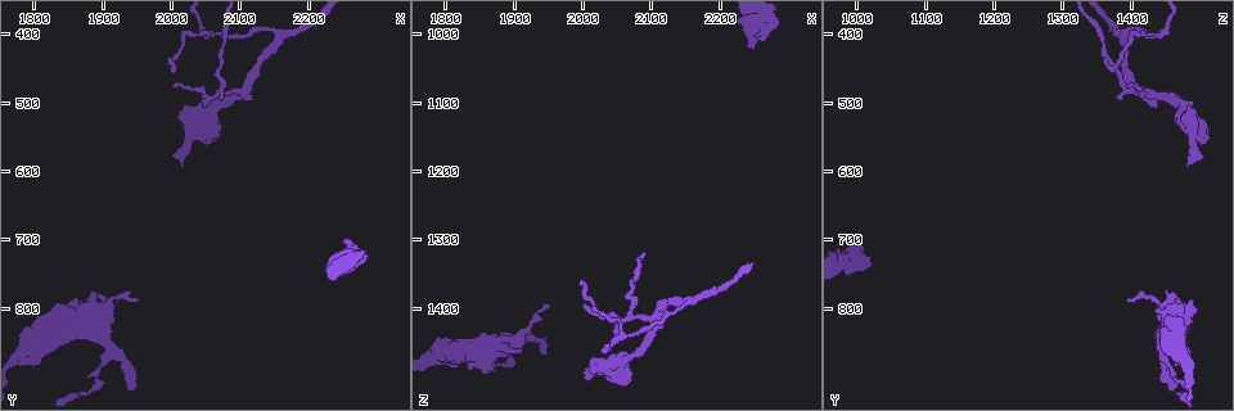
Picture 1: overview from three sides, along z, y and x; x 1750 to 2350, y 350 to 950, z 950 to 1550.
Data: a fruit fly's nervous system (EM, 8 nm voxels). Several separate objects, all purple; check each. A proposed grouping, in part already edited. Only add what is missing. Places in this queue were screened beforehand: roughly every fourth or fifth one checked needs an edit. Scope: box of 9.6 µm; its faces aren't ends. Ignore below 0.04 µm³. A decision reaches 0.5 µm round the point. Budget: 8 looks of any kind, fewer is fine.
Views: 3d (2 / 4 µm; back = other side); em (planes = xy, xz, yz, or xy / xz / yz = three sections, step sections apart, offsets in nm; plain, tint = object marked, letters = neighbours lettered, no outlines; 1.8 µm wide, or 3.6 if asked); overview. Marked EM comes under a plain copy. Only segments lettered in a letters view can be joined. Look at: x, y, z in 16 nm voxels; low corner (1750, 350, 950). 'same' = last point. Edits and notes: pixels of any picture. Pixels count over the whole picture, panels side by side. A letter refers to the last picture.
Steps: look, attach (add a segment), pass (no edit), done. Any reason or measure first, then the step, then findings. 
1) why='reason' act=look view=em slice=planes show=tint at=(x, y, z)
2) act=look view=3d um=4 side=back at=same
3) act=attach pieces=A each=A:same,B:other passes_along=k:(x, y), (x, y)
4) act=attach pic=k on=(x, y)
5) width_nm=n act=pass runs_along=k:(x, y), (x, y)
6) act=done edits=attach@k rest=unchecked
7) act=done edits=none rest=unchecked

why='branch stops here' act=look view=em slice=planes show=letters at=(2240, 725, 1020)

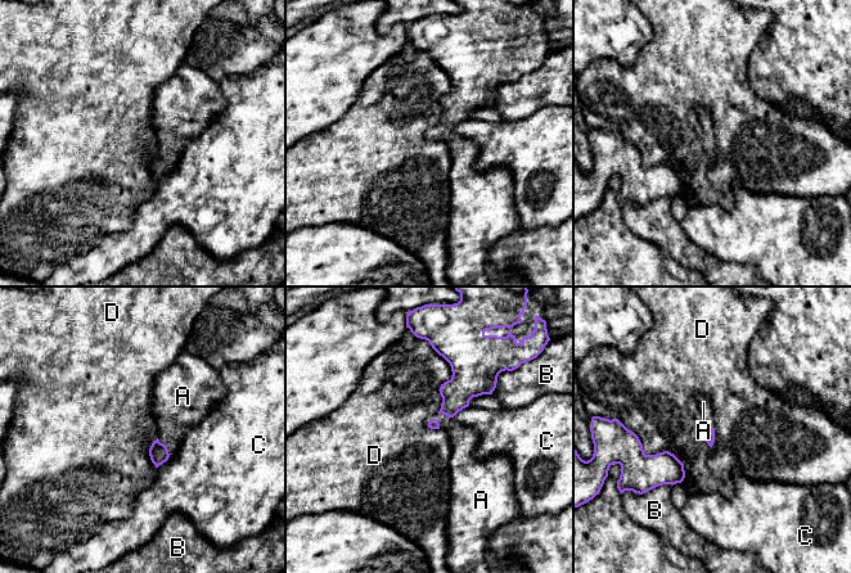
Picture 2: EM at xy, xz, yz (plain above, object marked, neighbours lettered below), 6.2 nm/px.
act=attach pieces=A each=A:same,B:other,C:other,D:other passes_along=2:(158, 452), (166, 447), (175, 409) found='it goes on there'

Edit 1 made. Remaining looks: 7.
why='three arms meet' act=look view=3d um=2 at=(2105, 485, 1415)

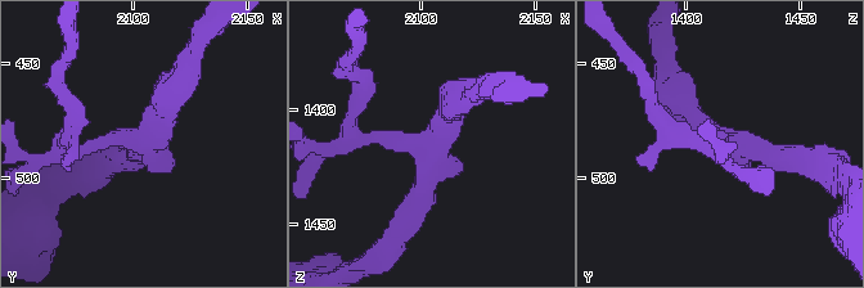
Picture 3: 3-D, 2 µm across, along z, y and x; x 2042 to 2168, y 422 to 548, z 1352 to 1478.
arms=3 act=look view=em slice=planes show=letters at=(2106, 483, 1417)

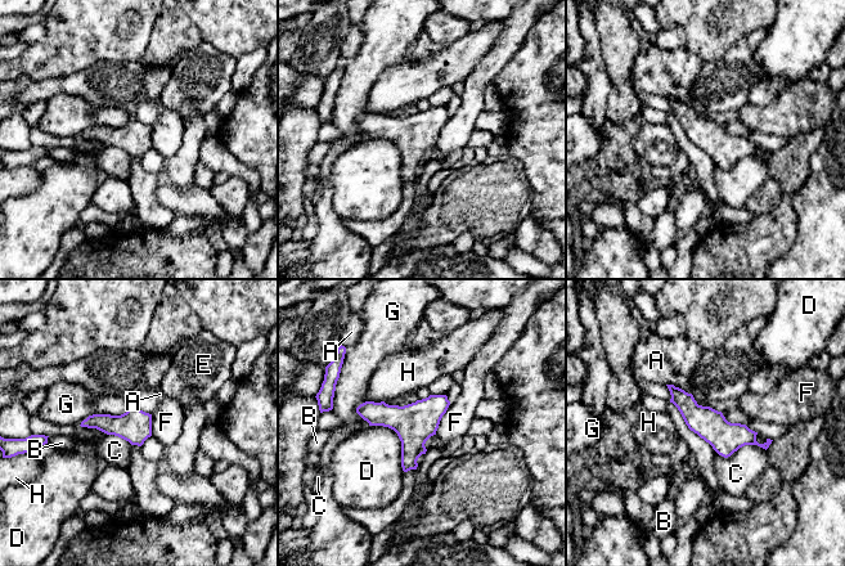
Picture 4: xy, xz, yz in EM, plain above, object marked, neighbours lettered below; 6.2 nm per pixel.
act=pass each=A:other,B:other,C:other,D:other,E:other,F:other,G:other,H:other runs_along=4:(673, 390), (723, 436), (753, 441) found='none of them fits'

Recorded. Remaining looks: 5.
why='tapers out' act=look view=3d um=2 at=(1995, 435, 1360)

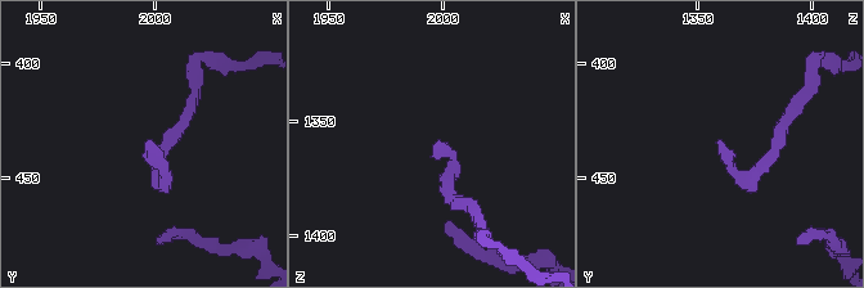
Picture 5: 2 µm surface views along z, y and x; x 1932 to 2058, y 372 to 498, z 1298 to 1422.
act=look view=em slice=planes show=letters at=(1997, 433, 1360)

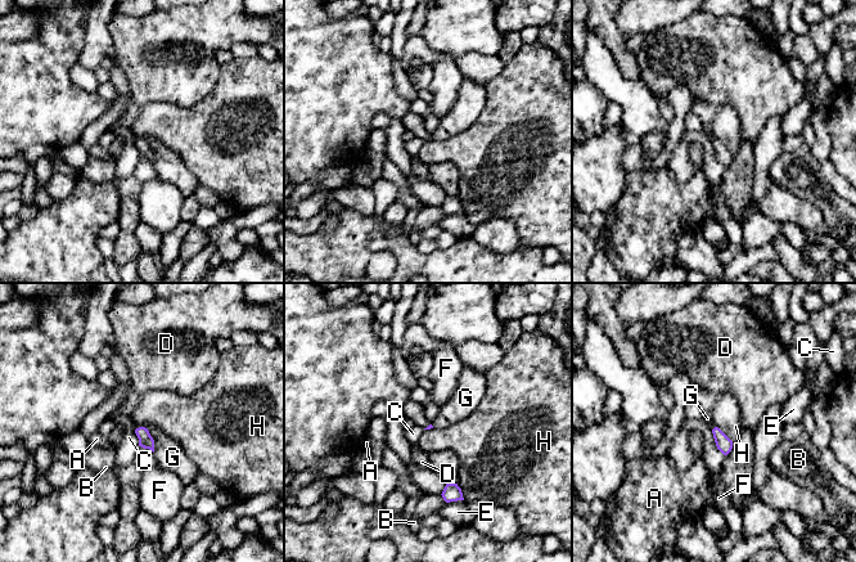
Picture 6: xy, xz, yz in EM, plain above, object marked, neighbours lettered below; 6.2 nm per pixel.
longest_contact=G:170nm act=pass each=A:other,B:other,C:other,D:other,E:other,F:other,G:other,H:other border=6:(716, 426), (733, 441) found='none of them fits'

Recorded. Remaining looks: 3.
act=done edits=attach@2 rest=unchecked

